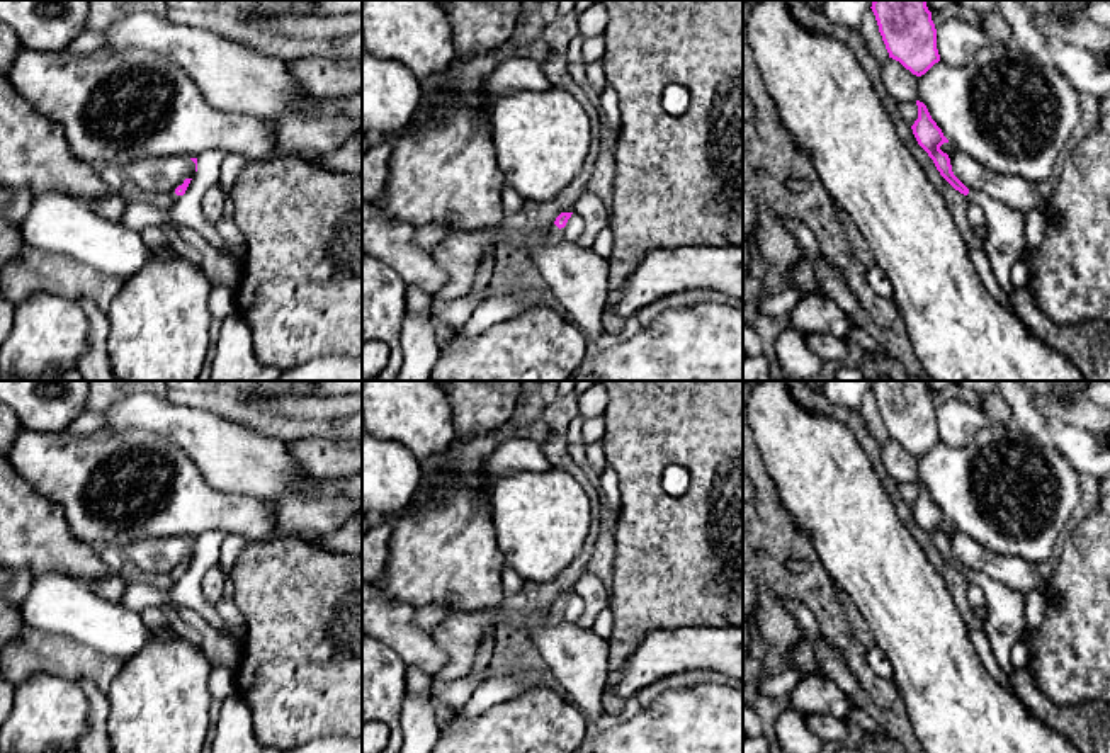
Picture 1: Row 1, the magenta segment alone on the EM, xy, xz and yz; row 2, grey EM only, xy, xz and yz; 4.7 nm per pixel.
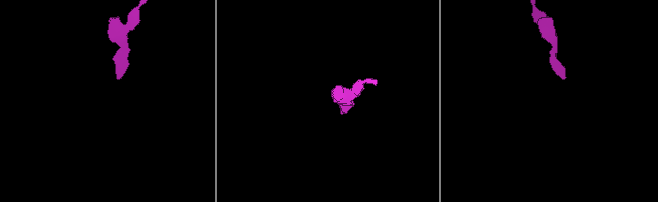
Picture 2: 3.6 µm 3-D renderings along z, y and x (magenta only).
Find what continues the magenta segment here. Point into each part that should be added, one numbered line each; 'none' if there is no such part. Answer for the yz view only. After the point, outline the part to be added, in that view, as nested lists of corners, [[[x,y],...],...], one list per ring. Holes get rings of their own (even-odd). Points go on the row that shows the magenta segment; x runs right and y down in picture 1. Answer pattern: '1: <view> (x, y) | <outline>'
1: yz (1005, 243) | [[[969,190],[967,197],[984,211],[988,235],[983,250],[988,255],[996,280],[1010,294],[1015,289],[1011,270],[1028,257],[1025,238],[1027,214],[979,190]]]

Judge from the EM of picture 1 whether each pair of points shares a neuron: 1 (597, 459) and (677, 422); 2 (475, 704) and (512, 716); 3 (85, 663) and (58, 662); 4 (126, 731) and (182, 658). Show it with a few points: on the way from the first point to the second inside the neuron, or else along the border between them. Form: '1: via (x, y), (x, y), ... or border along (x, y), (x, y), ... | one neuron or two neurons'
1: border along (600, 441), (607, 463) | two neurons
2: border along (526, 692), (497, 702), (470, 719), (461, 718) | two neurons
3: via (79, 663), (65, 662) | one neuron
4: via (145, 713), (162, 696), (169, 677) | one neuron

